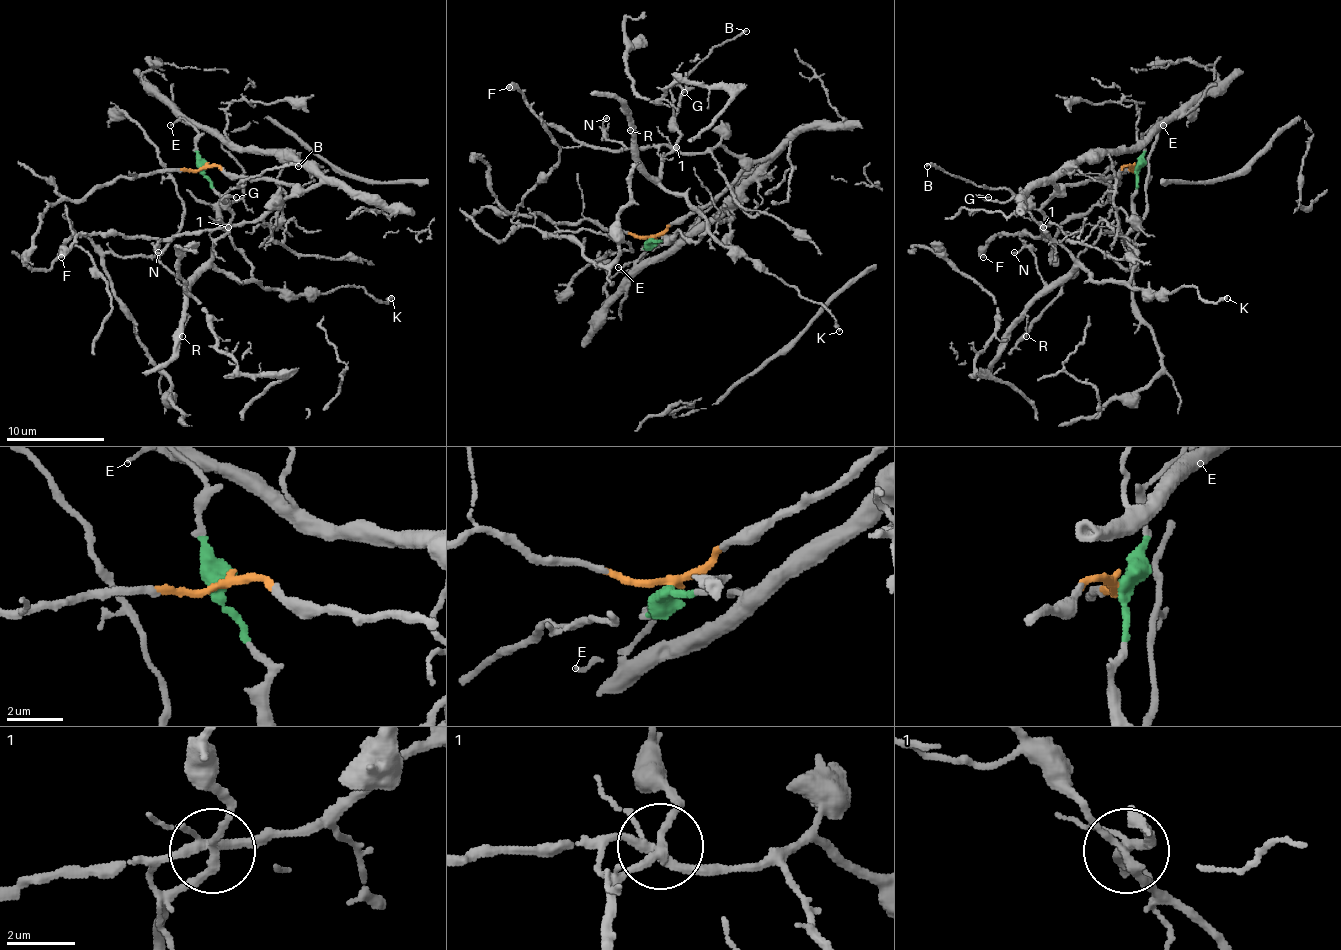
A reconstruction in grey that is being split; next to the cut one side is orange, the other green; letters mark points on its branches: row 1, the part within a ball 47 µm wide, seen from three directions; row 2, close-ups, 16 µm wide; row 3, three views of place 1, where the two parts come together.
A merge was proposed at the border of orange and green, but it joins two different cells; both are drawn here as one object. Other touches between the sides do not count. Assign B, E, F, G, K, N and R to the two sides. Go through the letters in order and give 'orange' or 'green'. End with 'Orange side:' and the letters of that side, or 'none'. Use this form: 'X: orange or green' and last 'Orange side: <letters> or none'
B: green
E: green
F: orange
G: green
K: green
N: green
R: green
Orange side: F

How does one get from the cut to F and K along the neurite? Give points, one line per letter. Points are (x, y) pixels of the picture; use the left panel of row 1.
F: (203, 169), (220, 167), (230, 174), (277, 179), (292, 186), (252, 221), (146, 238), (78, 235), (60, 258)
K: (203, 169), (218, 196), (218, 218), (230, 243), (262, 285), (309, 295), (353, 285), (375, 299), (390, 297)

